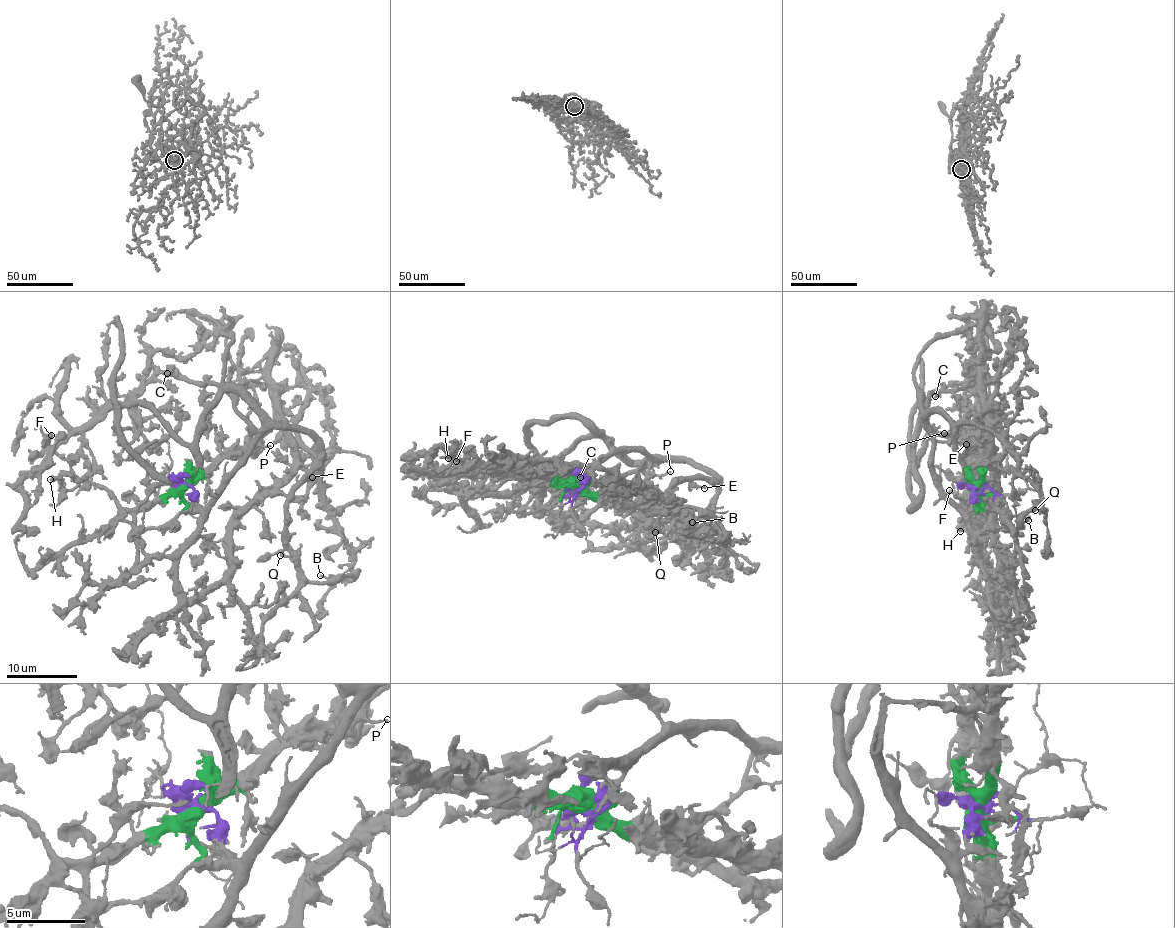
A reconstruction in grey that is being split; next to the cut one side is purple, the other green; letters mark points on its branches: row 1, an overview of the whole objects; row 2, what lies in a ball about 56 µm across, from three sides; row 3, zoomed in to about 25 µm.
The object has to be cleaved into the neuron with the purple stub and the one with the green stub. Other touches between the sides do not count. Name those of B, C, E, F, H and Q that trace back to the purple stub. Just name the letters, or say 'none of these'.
B, C, E, Q

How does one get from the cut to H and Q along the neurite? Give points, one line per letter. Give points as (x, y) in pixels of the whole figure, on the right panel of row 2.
H: (977, 489), (983, 519), (980, 531), (983, 514), (962, 518), (960, 531)
Q: (977, 489), (959, 509), (941, 490), (925, 416), (951, 425), (969, 480), (1005, 514), (1035, 511)

